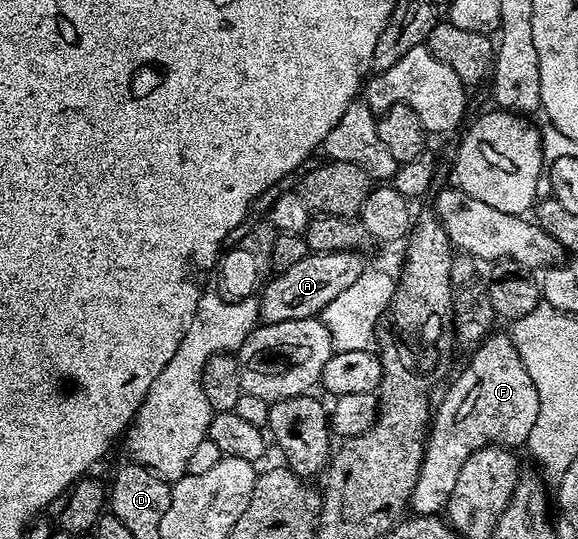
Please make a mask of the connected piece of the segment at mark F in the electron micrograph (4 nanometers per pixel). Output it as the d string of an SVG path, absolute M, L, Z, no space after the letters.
M511 335L491 336L473 351L477 352L469 358L460 377L449 386L440 405L437 408L435 405L434 415L430 420L428 444L424 448L424 461L410 501L411 511L415 515L434 516L447 509L450 494L454 494L454 482L458 482L458 474L462 466L466 466L466 458L470 458L470 454L489 446L519 449L519 444L520 447L527 445L530 430L534 430L534 421L538 418L538 390L534 390L534 382L530 382L530 374L526 374L526 366L522 366L522 358L512 345Z

